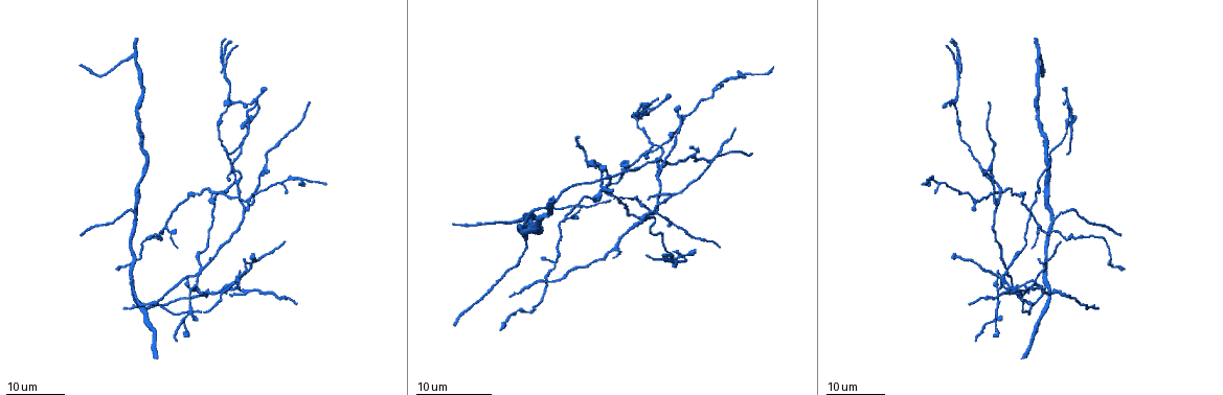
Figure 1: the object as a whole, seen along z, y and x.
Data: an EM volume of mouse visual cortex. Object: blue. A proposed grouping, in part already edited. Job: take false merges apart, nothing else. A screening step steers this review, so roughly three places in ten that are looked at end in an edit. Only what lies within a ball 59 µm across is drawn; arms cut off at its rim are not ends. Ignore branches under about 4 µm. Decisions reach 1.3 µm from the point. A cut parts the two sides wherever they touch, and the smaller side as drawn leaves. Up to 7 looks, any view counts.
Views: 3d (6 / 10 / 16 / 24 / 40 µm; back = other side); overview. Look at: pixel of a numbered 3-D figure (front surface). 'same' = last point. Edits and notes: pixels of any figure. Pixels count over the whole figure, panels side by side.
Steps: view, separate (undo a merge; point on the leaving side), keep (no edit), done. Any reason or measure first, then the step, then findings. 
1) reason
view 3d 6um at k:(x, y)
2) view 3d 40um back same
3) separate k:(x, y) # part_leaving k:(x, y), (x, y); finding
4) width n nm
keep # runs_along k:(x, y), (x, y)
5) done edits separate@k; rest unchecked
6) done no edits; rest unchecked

arms part here
view 3d 24um at 1:(526, 241)

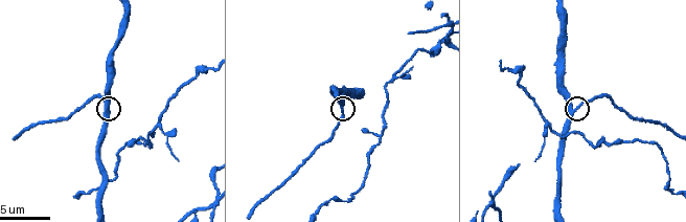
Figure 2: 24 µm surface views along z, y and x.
view 3d 6um at 2:(108, 109)

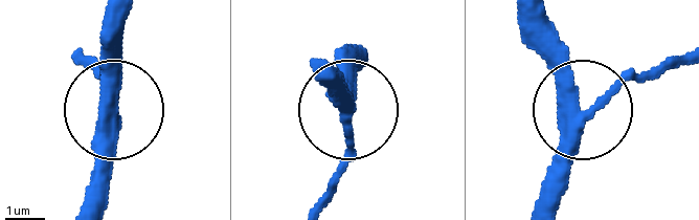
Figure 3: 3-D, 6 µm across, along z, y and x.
width 340 nm
keep # runs_along 3:(316, 70), (353, 117), (336, 183); all the same neuron

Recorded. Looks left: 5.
a fork
view 3d 16um at 1:(157, 304)

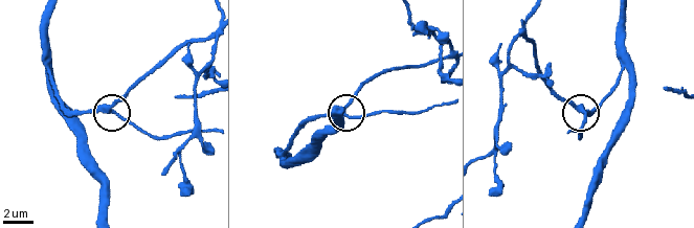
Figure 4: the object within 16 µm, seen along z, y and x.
view 3d 10um at 4:(109, 108)

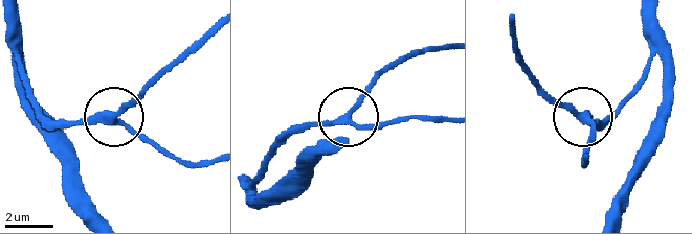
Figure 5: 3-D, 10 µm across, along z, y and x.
side_arm 41 um
keep # runs_along 5:(214, 21), (116, 115), (158, 150); all the same neuron

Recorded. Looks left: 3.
calibre changes
view 3d 24um at 1:(995, 232)

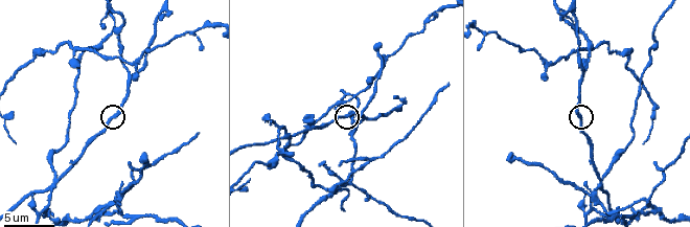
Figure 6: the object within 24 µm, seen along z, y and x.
view 3d 10um at 6:(109, 119)

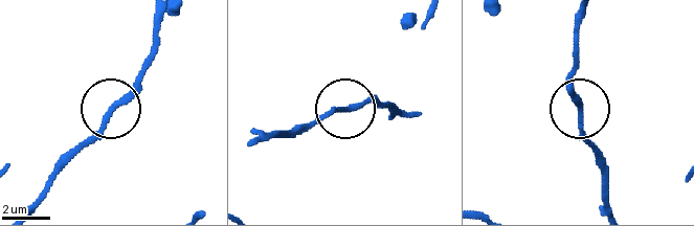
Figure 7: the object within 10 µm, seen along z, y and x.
keep # runs_along 7:(32, 204), (57, 168), (150, 68); all the same neuron

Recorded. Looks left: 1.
done no edits; rest unchecked

